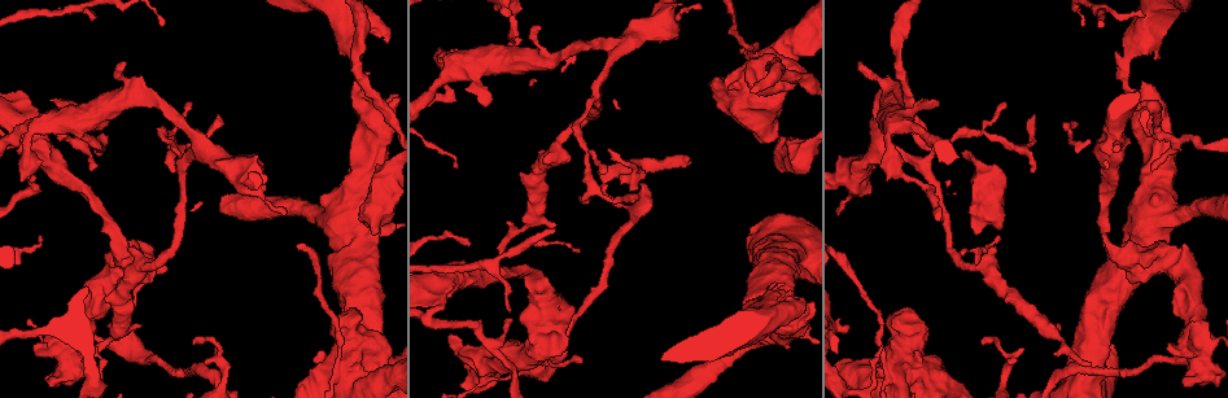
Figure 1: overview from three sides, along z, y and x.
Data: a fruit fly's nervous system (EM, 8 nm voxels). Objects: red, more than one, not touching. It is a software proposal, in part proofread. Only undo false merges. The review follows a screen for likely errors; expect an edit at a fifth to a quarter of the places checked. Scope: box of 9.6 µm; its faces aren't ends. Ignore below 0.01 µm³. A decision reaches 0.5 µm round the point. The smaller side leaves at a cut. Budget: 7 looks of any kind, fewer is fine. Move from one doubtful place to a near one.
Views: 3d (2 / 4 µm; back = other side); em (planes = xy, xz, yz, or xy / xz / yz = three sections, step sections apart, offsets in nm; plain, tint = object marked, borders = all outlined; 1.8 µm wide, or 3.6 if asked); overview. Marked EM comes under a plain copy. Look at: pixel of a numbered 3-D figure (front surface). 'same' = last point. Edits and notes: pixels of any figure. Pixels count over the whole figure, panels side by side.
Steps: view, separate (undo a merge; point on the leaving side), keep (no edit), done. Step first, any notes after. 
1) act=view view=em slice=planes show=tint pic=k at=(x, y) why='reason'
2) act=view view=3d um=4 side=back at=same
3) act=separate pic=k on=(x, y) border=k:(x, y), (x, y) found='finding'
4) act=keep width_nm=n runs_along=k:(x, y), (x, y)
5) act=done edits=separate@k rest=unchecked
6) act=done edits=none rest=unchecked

act=view view=em slice=xz step=4 show=borders pic=1 at=(1157, 259) why='thick turns thin'

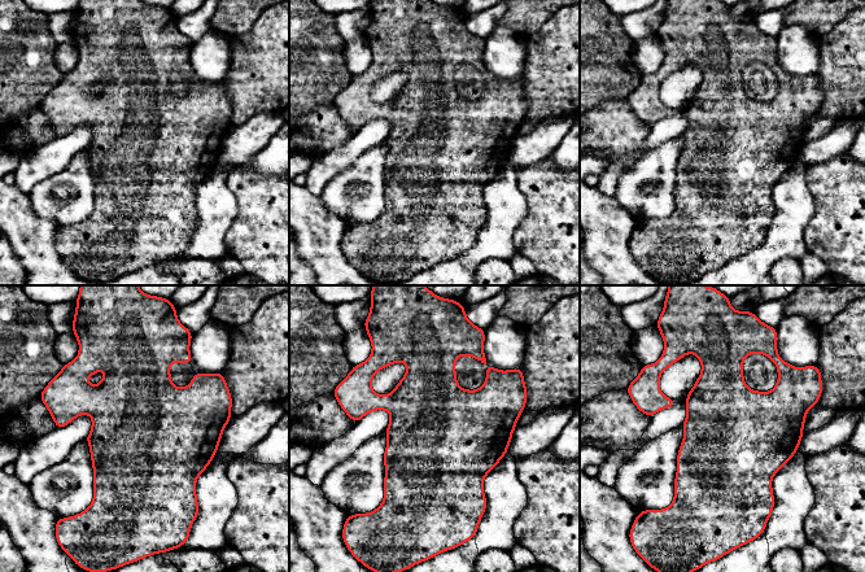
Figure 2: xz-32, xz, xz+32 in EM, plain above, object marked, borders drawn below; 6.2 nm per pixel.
act=keep found='one neuron here'

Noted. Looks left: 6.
act=view view=em um=3.6 slice=xz step=8 show=tint pic=1 at=(1085, 379) why='sharp bend'

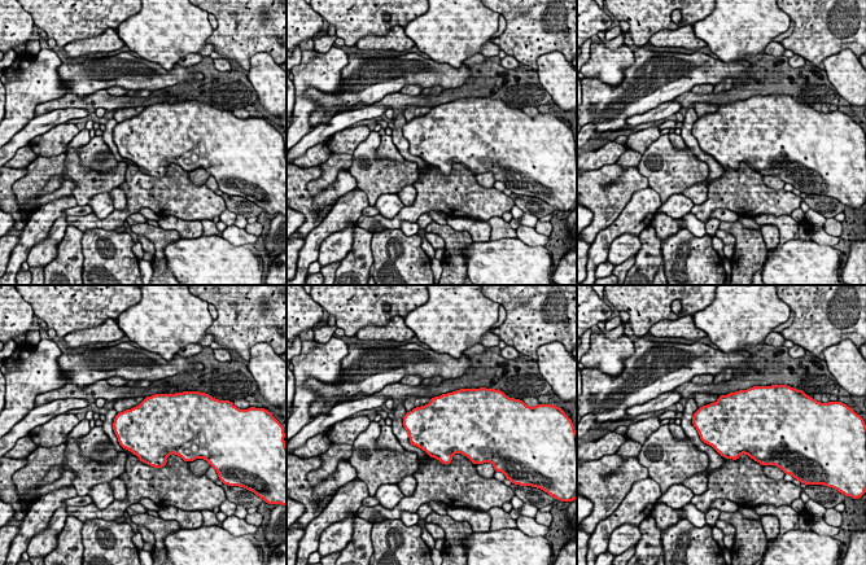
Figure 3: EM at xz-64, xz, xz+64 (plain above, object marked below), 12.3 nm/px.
act=keep found='one neuron here'

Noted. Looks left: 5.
act=view view=3d um=4 pic=1 at=(427, 319) why='branch point'

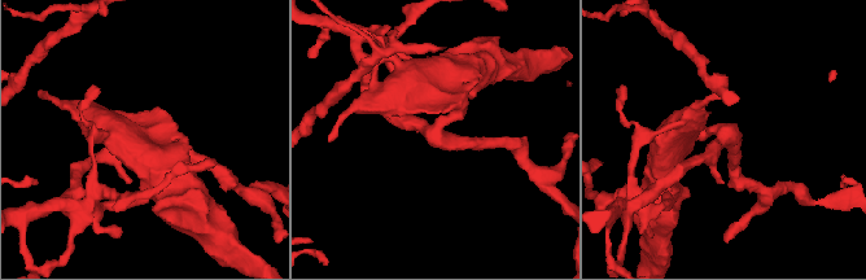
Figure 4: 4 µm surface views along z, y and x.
act=view view=em slice=planes show=tint pic=4 at=(438, 136) arms=3 arm_widths_nm=170,180,360

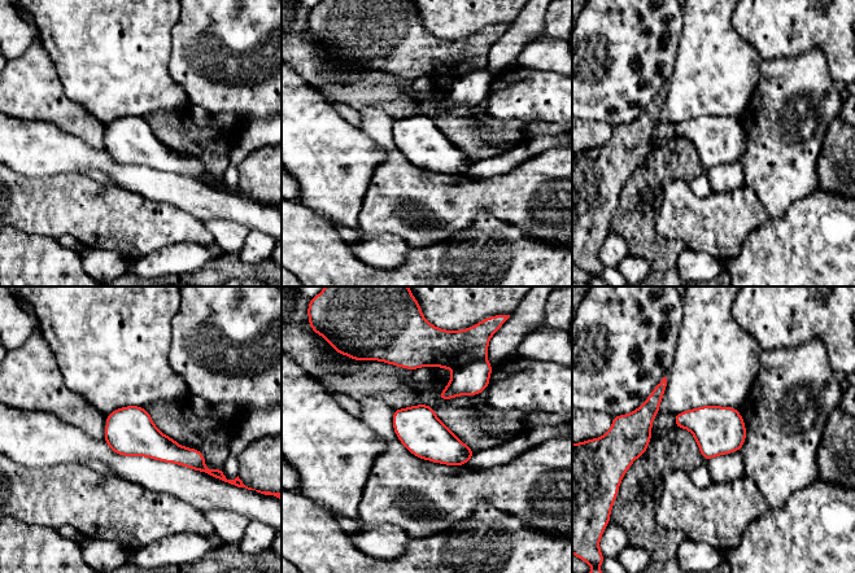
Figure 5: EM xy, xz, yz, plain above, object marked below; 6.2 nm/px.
act=separate pic=5 on=(432, 346) border=5:(481, 359), (453, 370) found='two neurons meet here'

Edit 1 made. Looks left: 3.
act=done edits=separate@5 rest=unchecked

